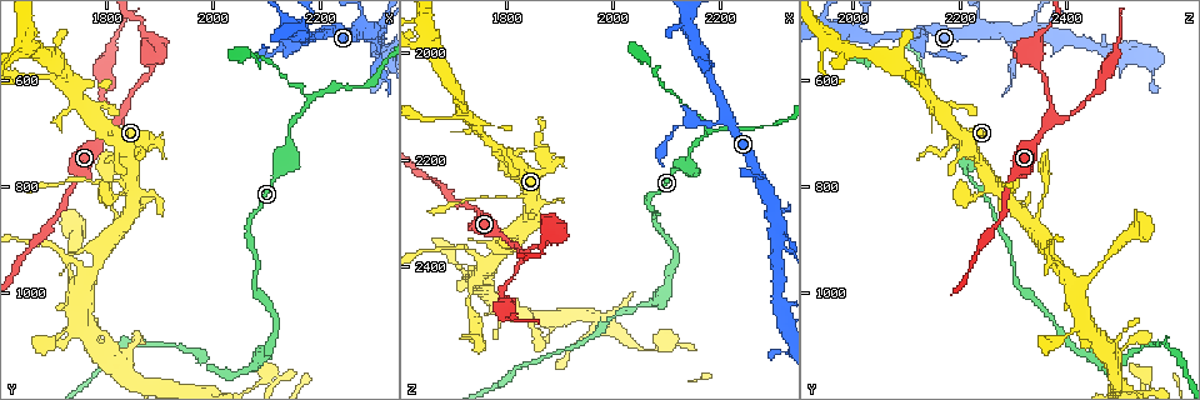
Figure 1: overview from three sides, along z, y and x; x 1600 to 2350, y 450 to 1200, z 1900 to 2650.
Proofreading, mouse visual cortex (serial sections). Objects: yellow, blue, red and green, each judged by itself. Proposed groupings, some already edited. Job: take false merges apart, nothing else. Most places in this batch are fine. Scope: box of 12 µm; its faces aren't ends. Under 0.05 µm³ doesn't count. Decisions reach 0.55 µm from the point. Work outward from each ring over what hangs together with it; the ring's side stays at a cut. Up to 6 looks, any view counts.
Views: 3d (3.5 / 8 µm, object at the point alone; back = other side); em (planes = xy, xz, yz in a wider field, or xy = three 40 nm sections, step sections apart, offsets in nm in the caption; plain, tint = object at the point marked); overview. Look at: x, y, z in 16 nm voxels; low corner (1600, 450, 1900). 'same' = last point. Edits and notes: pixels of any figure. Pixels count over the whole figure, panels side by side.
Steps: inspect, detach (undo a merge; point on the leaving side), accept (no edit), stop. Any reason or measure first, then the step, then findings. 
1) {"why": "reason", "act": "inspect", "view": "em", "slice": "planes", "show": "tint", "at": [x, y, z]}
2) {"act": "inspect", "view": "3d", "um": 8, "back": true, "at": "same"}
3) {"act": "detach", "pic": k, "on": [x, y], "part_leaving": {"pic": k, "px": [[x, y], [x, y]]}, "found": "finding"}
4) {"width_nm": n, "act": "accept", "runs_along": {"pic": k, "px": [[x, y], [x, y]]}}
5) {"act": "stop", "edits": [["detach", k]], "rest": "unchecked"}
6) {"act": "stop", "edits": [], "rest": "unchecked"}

{"why": "three arms meet", "act": "inspect", "view": "3d", "um": 8, "at": [1745, 1055, 2435]}

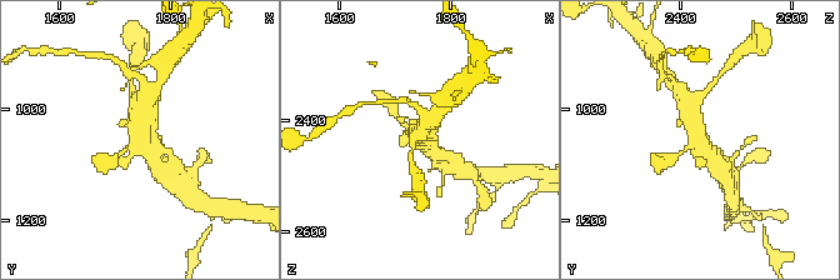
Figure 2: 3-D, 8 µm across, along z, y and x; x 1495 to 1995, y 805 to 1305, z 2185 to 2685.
{"act": "inspect", "view": "3d", "um": 3.5, "at": [1750, 1060, 2435]}

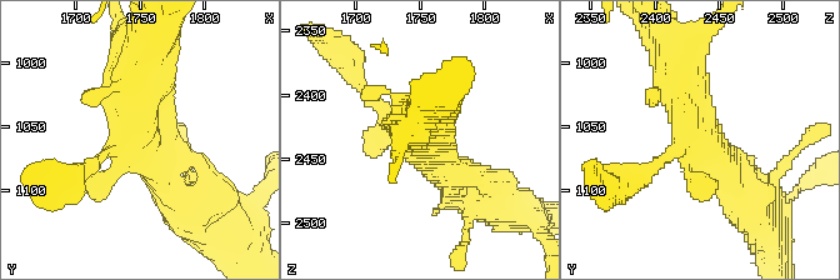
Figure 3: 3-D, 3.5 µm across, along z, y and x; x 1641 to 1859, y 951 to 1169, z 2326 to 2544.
{"act": "accept", "runs_along": {"pic": 3, "px": [[675, 55], [691, 125], [736, 194]]}, "found": "continuous, no second cell"}

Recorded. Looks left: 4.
{"why": "three-way junction", "act": "inspect", "view": "3d", "um": 3.5, "at": [1820, 685, 2365]}

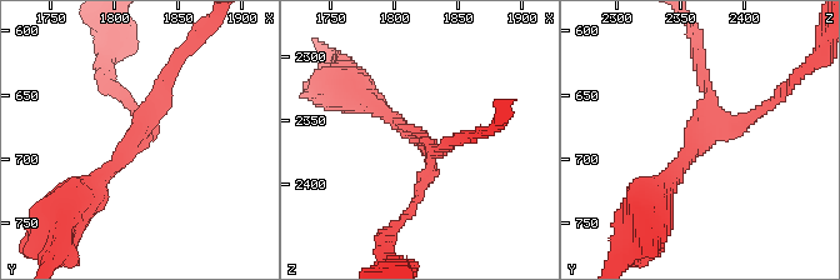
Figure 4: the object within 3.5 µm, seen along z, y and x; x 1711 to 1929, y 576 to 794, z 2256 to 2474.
{"why": "need the tissue", "act": "inspect", "view": "em", "slice": "xy", "step": 2, "show": "plain", "at": [1820, 680, 2366]}

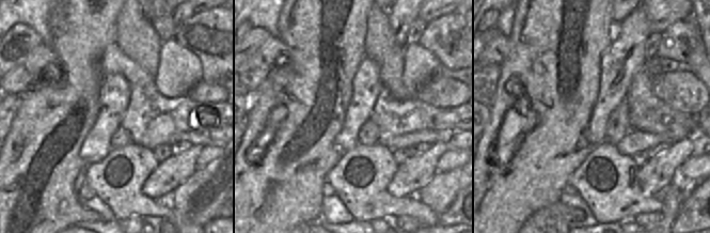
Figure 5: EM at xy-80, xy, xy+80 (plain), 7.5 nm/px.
{"why": "where the object lies", "act": "inspect", "view": "em", "slice": "xy", "step": 2, "show": "tint", "at": "same"}

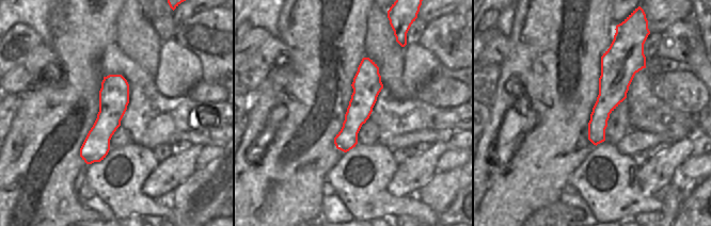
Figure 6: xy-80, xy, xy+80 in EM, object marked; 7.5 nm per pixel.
{"width_nm": 220, "act": "accept", "runs_along": {"pic": 4, "px": [[86, 194], [140, 136], [171, 68]]}, "found": "one cell here"}

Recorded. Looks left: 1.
{"act": "stop", "edits": [], "rest": "unchecked"}

